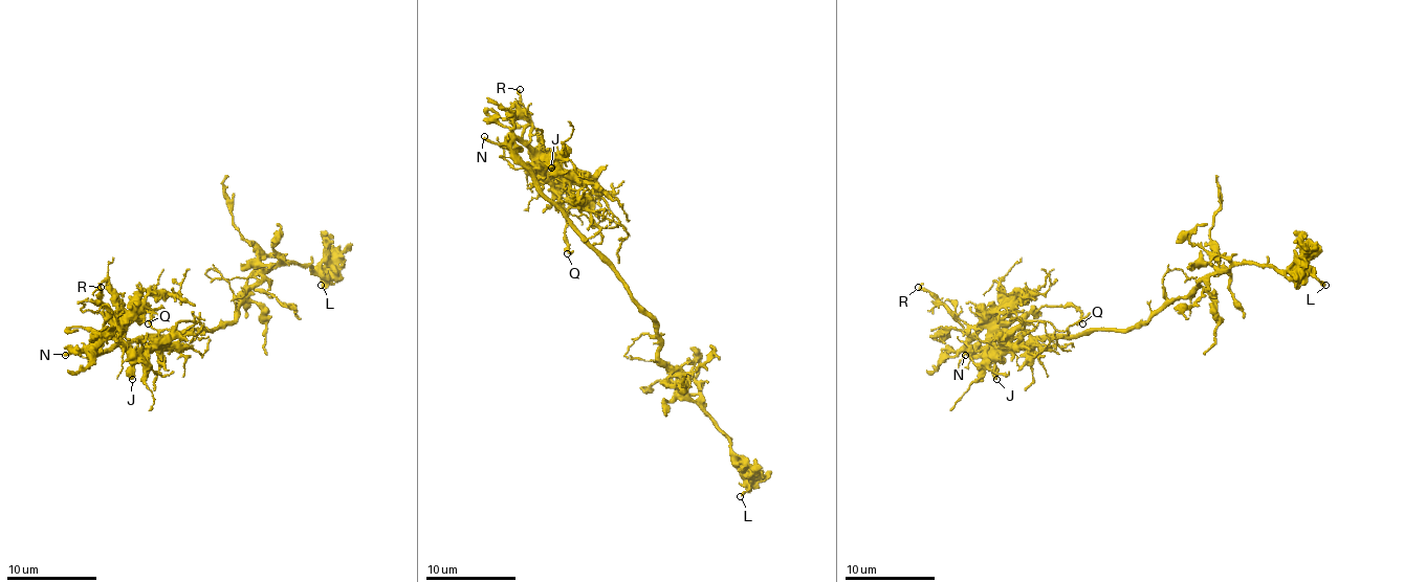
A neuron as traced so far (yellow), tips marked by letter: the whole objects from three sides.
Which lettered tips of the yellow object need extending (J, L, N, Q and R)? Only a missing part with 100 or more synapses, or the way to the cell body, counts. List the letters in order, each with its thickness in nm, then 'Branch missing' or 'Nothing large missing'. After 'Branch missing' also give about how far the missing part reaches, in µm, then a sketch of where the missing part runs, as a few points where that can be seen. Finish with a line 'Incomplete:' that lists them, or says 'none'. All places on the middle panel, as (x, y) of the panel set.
J: Thickness 500 nm. Nothing large missing
L: Thickness 220 nm. Nothing large missing
N: Thickness 240 nm. Branch missing. Missing length about 90 µm
Q: Thickness 180 nm. Nothing large missing
R: Thickness 240 nm. Nothing large missing
Incomplete: N

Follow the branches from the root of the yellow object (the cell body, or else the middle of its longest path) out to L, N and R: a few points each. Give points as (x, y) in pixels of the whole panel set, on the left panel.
L: (173, 334), (224, 328), (234, 318), (240, 298), (281, 265), (321, 269), (328, 275), (321, 285)
N: (173, 334), (146, 334), (105, 350), (87, 345), (65, 355)
R: (173, 334), (146, 334), (101, 350), (103, 318), (107, 314), (101, 287)

